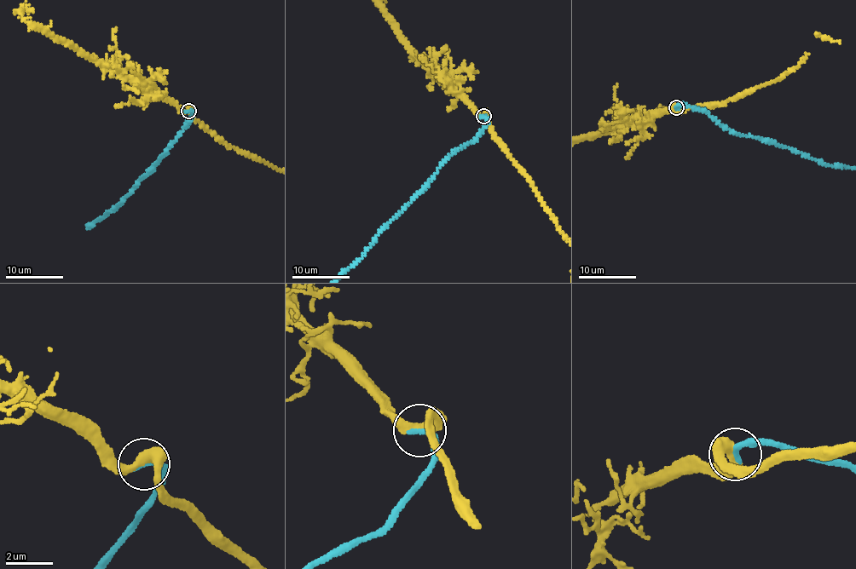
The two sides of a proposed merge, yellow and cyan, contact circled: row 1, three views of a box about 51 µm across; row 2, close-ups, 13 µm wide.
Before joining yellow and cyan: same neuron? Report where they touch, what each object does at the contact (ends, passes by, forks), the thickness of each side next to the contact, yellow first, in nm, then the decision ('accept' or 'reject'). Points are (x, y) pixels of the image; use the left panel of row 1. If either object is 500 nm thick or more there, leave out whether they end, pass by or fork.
at (188, 111); yellow passes by; cyan ends there; 440 nm thick on the yellow side, 280 nm on the other; accept

